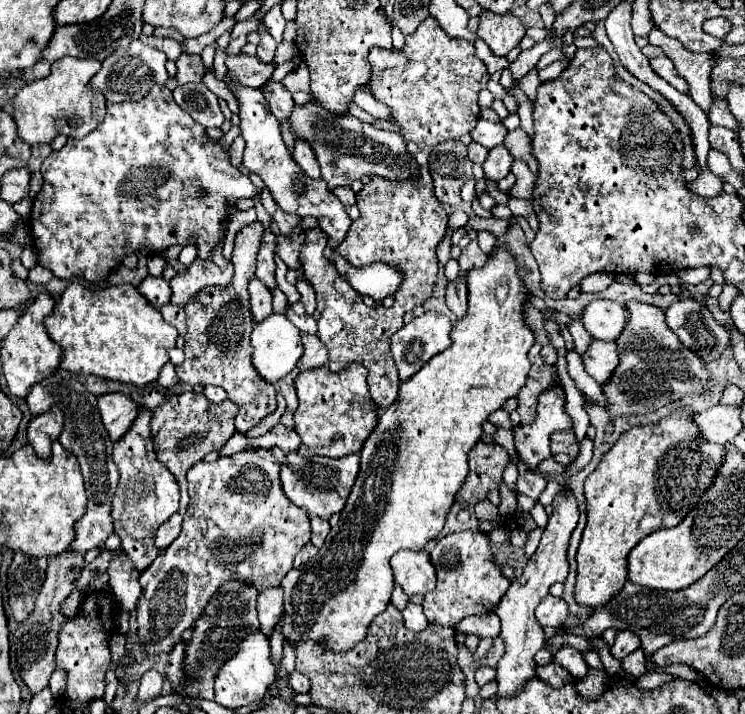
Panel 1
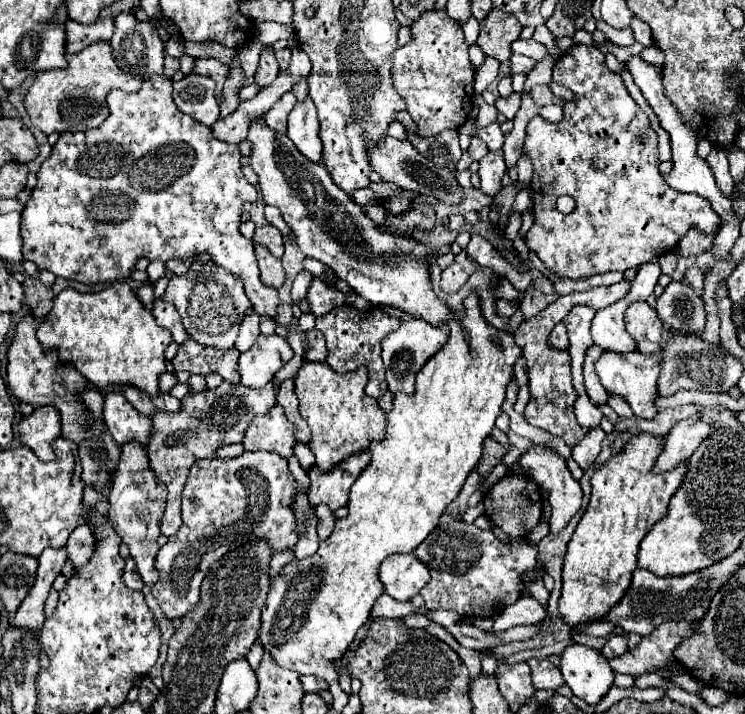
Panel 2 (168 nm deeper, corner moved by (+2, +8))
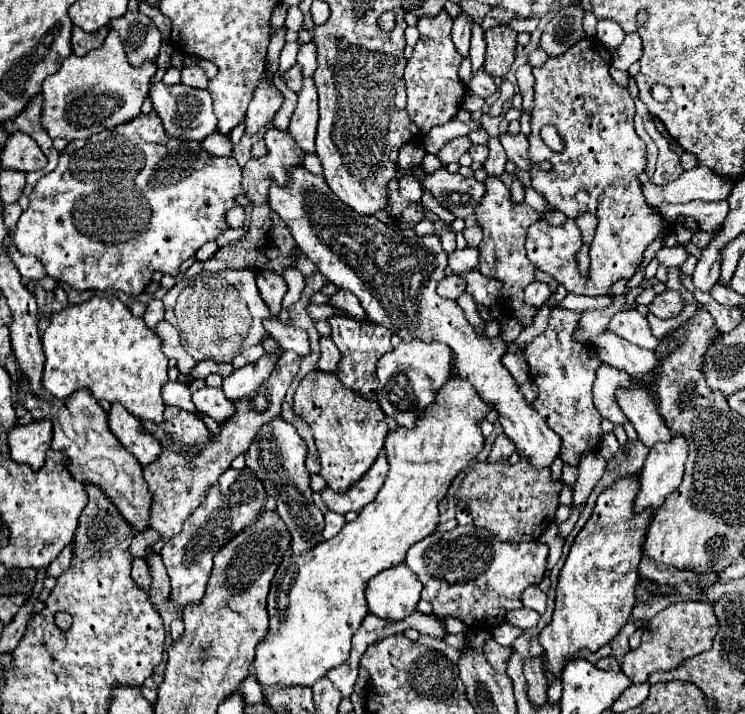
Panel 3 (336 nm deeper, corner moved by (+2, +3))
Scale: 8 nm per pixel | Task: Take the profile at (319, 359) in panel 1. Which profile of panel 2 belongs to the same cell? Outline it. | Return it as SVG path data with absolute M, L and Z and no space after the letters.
M310 330L308 334L308 352L306 352L306 360L308 362L324 362L326 356L328 356L328 350L326 350L326 340L322 336L320 330Z

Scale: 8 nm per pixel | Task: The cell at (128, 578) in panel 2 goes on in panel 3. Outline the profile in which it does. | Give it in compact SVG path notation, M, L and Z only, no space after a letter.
M134 559L132 579L134 579L134 583L136 583L140 589L148 591L148 587L150 587L150 571L148 571L148 565L146 565L144 559Z

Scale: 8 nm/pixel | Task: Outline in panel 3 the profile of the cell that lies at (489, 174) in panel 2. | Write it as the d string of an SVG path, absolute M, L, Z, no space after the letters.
M486 177L486 195L482 197L478 209L476 209L476 219L478 225L484 231L484 239L480 243L480 273L486 277L500 279L504 283L502 287L502 297L504 297L504 307L512 309L514 317L518 317L524 325L532 321L536 315L536 307L526 305L522 291L528 283L534 281L534 265L528 261L526 251L524 251L524 237L526 229L540 219L540 215L526 205L524 202L514 205L510 201L510 191L508 187L498 179L498 177Z

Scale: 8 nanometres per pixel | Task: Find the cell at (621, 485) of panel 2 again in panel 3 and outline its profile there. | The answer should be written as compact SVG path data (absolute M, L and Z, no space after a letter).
M624 475L614 485L604 489L598 495L598 501L596 501L596 507L594 507L590 519L586 521L586 525L582 527L582 531L578 533L578 537L574 539L574 543L570 547L570 553L566 557L566 563L560 571L560 579L556 585L556 609L554 609L552 623L548 627L544 627L538 637L542 647L546 649L546 653L544 653L546 669L552 671L556 677L560 675L568 657L572 657L576 651L580 651L580 649L598 651L602 645L606 645L610 639L614 639L616 633L622 629L622 625L628 621L628 617L632 613L632 607L636 603L634 595L636 595L636 587L640 581L638 565L640 565L640 557L642 557L644 535L646 535L648 525L654 515L652 509L646 509L642 513L634 511L636 495L638 495L638 475Z

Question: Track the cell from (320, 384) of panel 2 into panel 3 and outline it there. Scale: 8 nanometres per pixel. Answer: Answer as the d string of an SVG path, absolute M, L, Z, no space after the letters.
M310 371L294 393L294 413L310 425L320 453L320 475L334 491L348 489L372 467L388 435L388 425L378 401L358 397L358 393L338 381L336 373Z

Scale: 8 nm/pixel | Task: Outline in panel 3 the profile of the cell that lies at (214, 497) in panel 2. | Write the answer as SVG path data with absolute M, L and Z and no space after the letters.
M230 467L220 475L218 483L208 489L202 505L184 521L184 529L176 537L166 541L166 545L162 547L160 557L168 569L172 603L184 609L186 605L194 605L204 597L206 581L212 569L212 557L228 541L232 541L238 533L242 533L246 525L254 525L254 521L258 521L258 517L266 509L266 499L268 493L264 491L262 481L254 477L252 469L244 467L236 471Z

